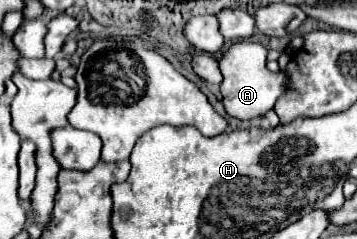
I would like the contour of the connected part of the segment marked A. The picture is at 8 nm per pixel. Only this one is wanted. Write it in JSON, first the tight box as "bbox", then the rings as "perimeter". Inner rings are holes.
{"bbox":[220,41,288,121],"perimeter":[[[238,41],[220,59],[220,69],[224,75],[224,81],[220,85],[220,91],[224,97],[222,103],[230,117],[240,119],[240,121],[262,117],[266,111],[274,109],[278,97],[288,91],[288,79],[284,81],[284,73],[268,71],[266,53],[268,51],[260,43]]]}

